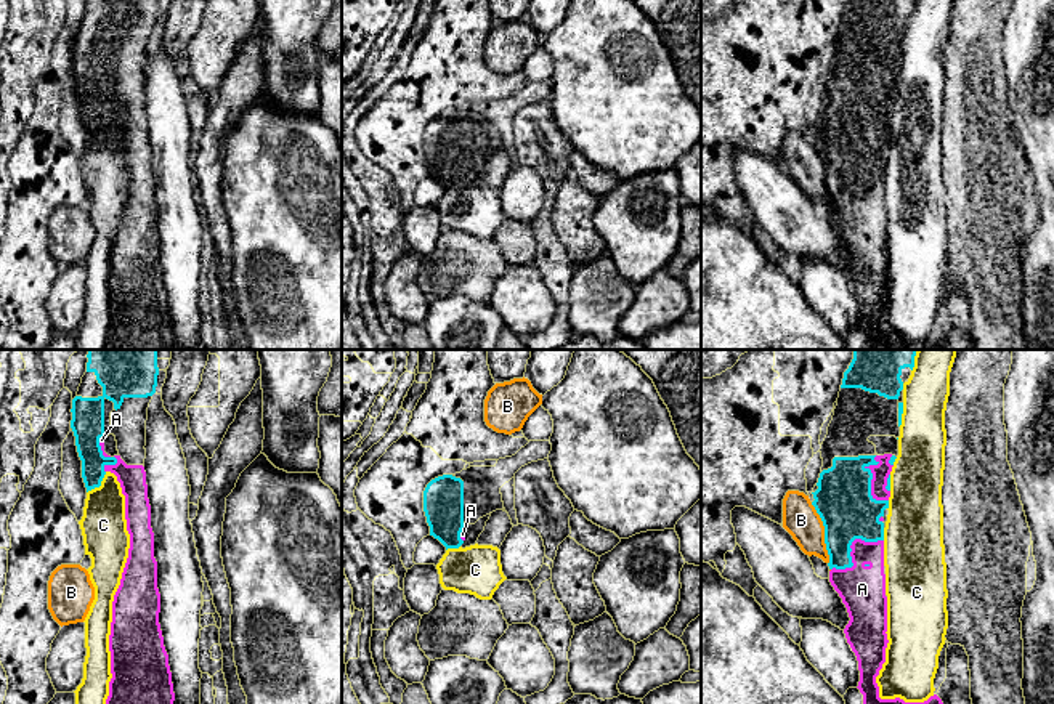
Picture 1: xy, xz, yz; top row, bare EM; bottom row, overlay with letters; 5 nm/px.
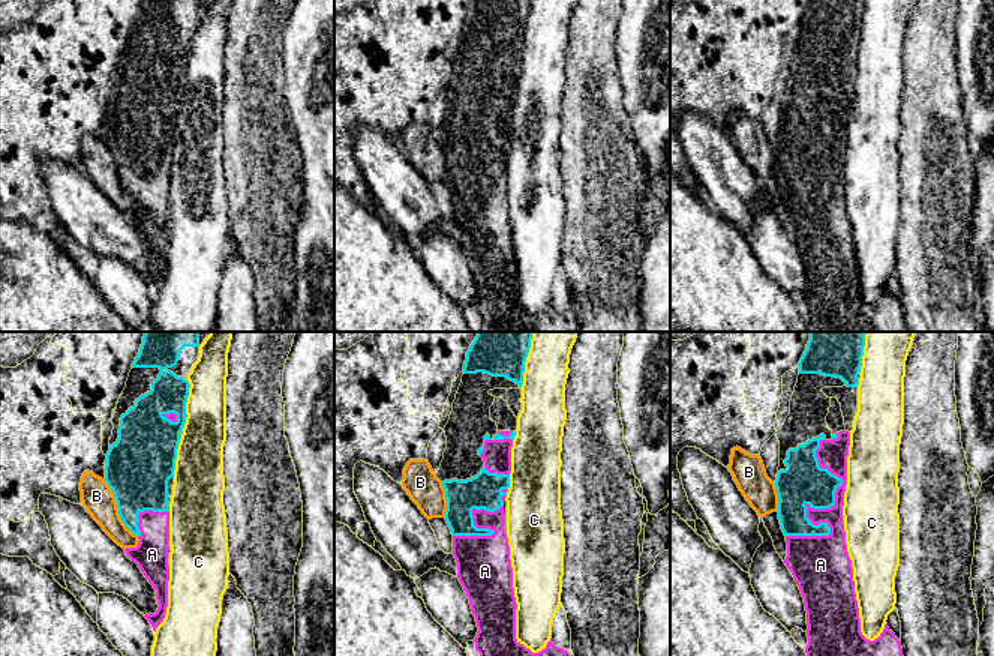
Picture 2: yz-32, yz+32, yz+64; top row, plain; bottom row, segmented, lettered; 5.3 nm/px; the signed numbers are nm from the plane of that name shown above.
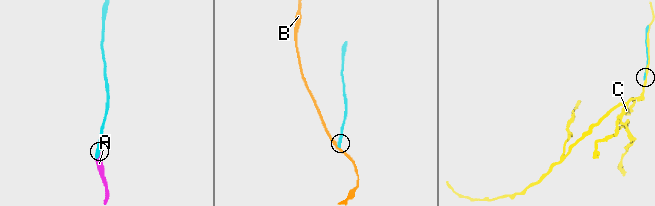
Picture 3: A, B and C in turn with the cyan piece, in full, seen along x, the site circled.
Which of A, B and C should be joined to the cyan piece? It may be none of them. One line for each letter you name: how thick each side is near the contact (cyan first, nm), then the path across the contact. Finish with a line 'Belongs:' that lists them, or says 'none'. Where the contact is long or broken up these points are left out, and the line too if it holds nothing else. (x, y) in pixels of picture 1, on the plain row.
A: Thickness 280 nm (cyan) against 220 nm
Belongs: A

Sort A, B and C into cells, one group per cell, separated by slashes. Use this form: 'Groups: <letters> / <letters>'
Groups: A / B / C

